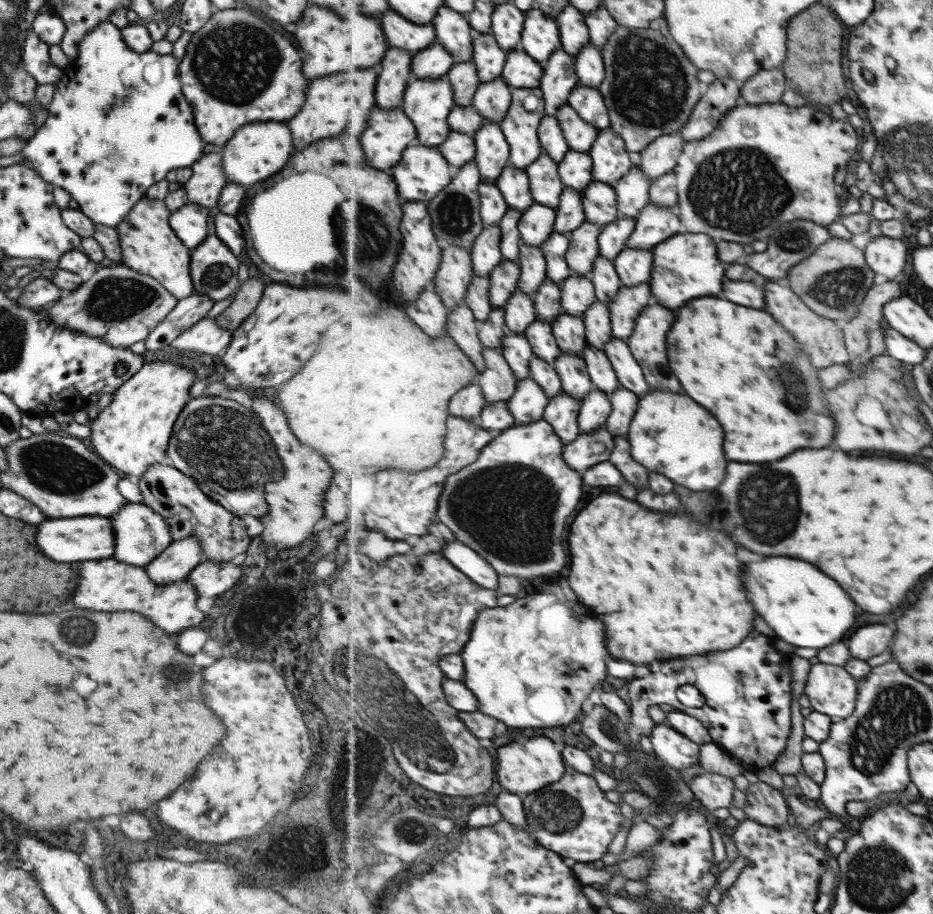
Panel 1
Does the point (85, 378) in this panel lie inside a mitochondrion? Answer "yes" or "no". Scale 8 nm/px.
no

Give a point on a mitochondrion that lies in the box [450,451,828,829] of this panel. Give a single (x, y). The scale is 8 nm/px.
(768, 504)

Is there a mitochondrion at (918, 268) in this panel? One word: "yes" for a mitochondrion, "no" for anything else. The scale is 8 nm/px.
no

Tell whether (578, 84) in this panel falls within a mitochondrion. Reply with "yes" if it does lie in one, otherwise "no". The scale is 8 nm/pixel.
no

